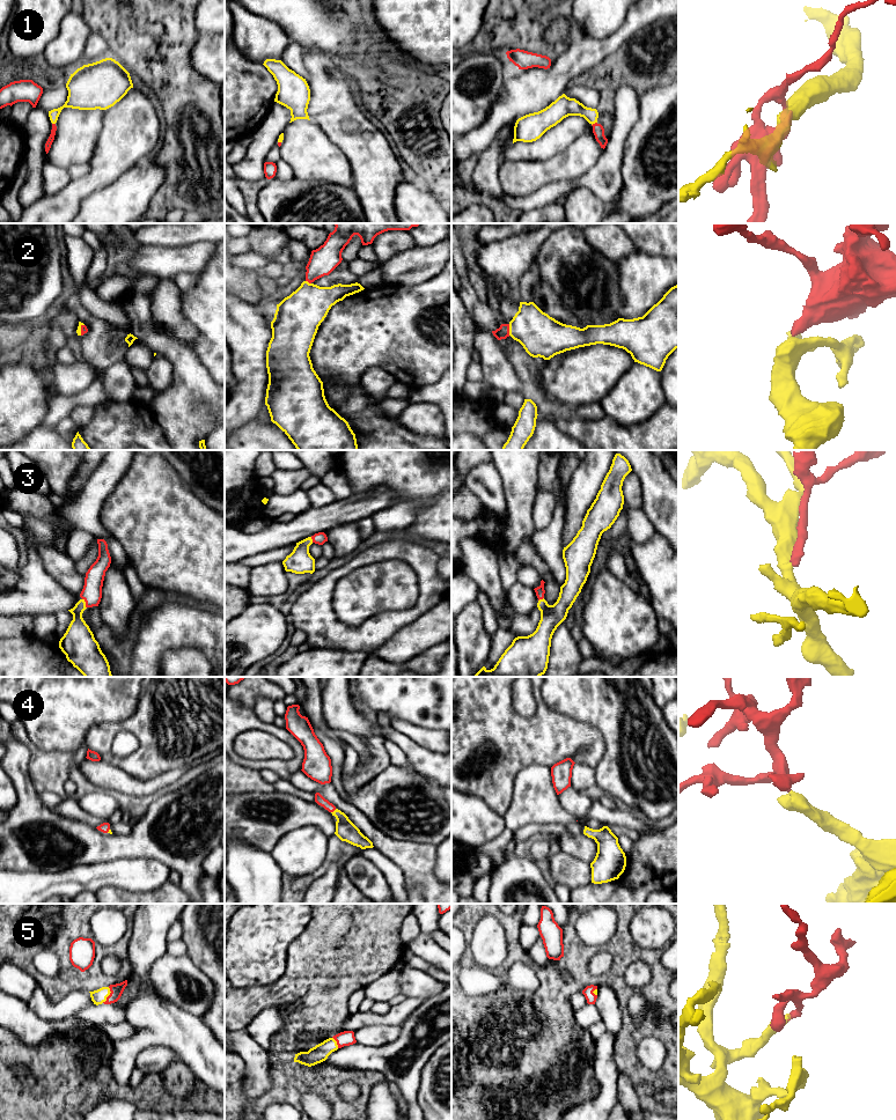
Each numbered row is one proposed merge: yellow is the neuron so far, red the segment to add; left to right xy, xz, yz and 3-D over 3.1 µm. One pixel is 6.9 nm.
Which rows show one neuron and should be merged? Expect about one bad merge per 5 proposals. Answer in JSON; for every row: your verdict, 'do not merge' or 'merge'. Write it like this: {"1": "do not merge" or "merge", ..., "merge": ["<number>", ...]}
{"1": "merge", "2": "merge", "3": "merge", "4": "merge", "5": "merge", "merge": ["1", "2", "3", "4", "5"]}

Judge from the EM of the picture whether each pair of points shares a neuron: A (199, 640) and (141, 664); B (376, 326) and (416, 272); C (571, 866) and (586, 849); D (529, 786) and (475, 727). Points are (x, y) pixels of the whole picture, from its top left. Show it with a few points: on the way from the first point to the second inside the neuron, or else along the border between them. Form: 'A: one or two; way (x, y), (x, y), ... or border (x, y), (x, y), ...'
A: one; way (185, 640), (166, 640), (155, 650)
B: two; border (433, 277), (410, 285), (389, 285)
C: two; border (560, 850), (589, 863)
D: two; border (542, 764), (528, 765), (518, 773), (512, 800)

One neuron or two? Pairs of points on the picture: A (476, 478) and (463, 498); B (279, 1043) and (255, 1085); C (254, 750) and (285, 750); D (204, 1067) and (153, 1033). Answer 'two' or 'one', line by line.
A: two
B: two
C: one
D: one

